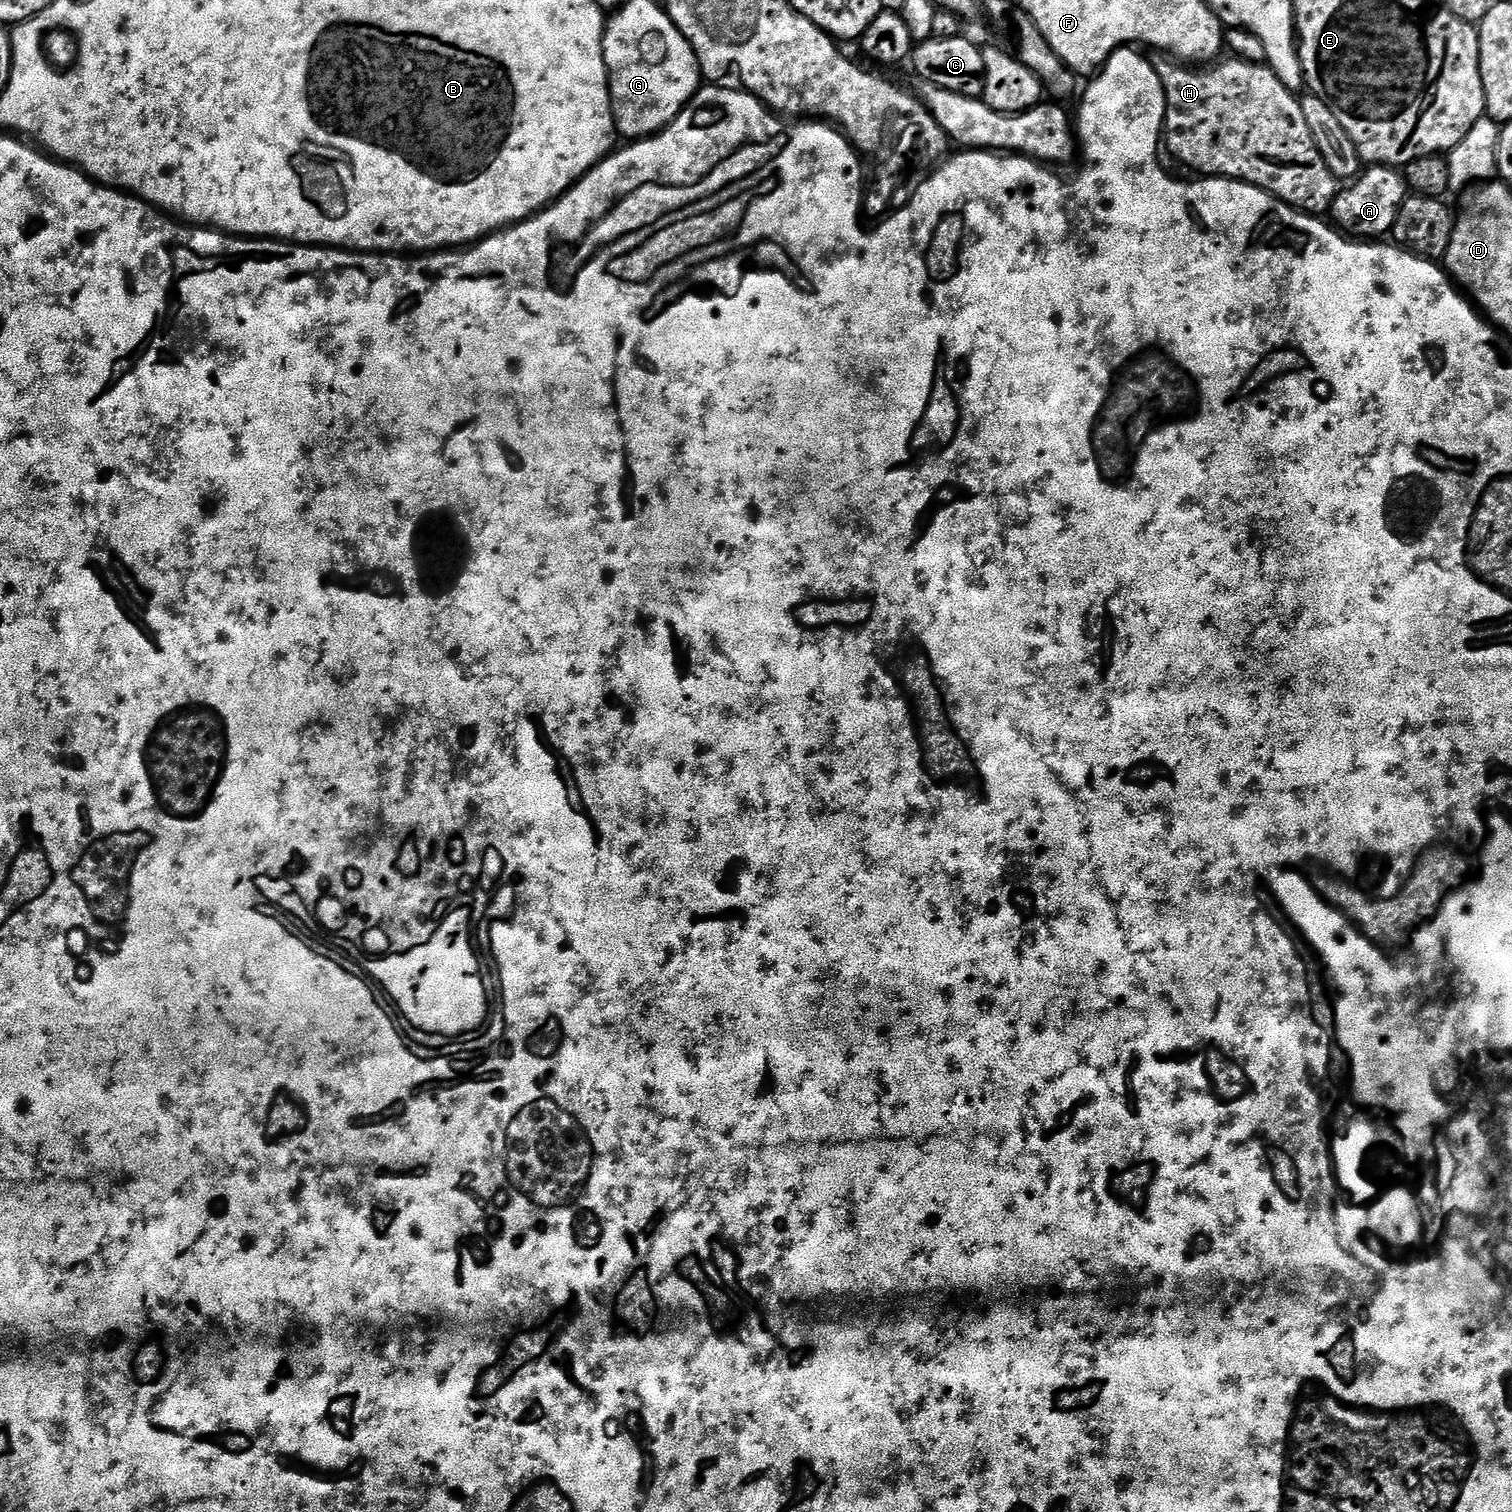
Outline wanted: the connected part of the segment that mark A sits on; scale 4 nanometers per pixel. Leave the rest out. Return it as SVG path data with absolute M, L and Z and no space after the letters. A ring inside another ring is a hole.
M1373 164L1365 167L1351 183L1337 191L1330 209L1331 223L1352 238L1372 242L1387 237L1394 226L1394 218L1398 218L1402 202L1409 195L1410 189L1404 180L1403 171L1386 164Z

